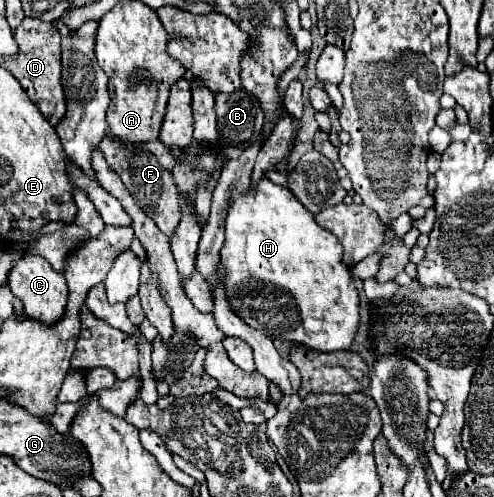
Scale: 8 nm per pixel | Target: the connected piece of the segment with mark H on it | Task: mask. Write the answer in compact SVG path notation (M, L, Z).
M263 179L257 193L243 193L233 197L233 205L225 217L225 245L221 261L229 275L225 289L229 303L241 319L263 331L271 339L293 341L313 351L333 353L349 349L359 329L359 293L351 279L349 267L343 263L343 247L331 231L317 225L313 215L295 199L295 195L281 185Z

